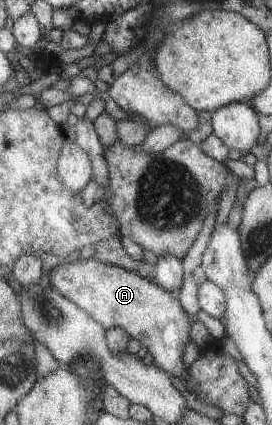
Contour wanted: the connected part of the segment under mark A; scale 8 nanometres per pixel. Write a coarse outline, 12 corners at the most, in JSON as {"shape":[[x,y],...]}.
{"shape":[[96,258],[50,284],[187,381],[191,315],[157,281]]}

